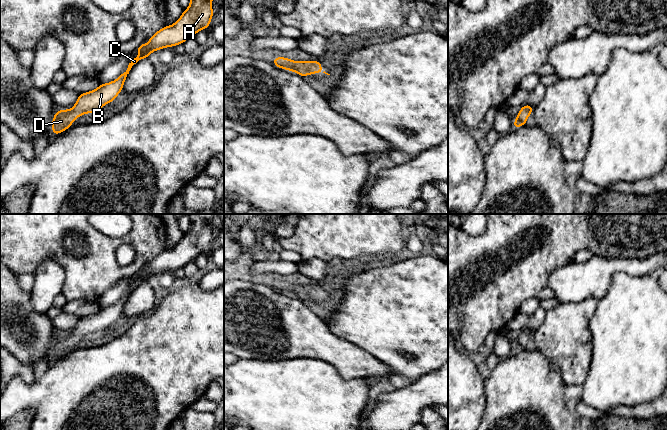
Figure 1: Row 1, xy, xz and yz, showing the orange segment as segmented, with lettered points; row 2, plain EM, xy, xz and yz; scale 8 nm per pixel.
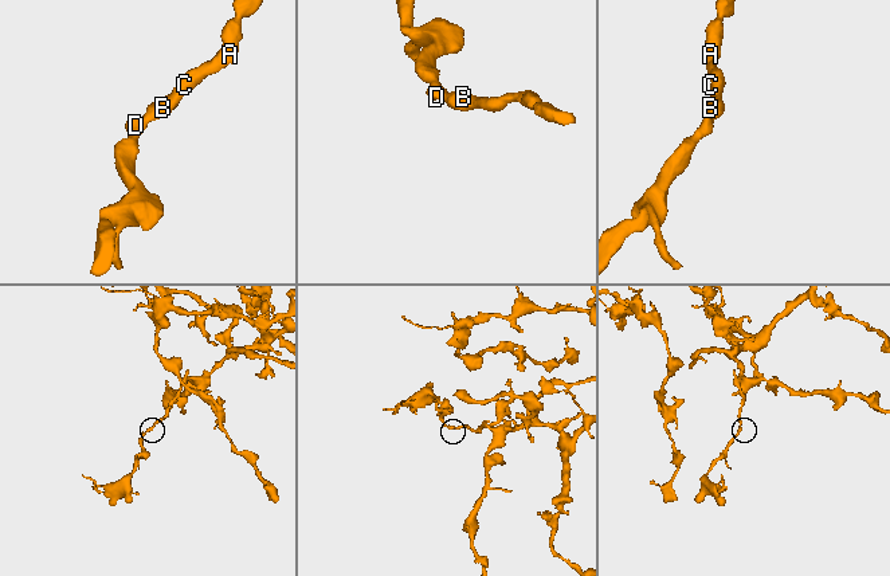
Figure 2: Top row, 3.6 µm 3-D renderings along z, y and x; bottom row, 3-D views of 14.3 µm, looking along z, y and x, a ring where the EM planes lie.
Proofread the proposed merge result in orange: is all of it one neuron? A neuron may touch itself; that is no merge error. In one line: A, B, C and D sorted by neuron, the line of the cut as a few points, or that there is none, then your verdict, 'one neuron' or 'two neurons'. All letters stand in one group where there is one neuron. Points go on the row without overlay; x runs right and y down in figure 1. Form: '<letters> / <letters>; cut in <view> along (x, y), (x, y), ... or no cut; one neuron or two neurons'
A B C D; no cut; one neuron

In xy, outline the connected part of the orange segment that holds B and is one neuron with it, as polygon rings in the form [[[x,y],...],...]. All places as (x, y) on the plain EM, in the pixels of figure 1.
[[[188,214],[188,216],[190,218],[189,231],[184,234],[173,249],[165,250],[157,255],[147,264],[146,269],[143,266],[141,267],[136,273],[139,280],[130,285],[126,295],[112,306],[100,308],[98,312],[80,318],[71,333],[60,333],[55,337],[52,344],[53,359],[62,357],[71,351],[79,340],[87,337],[97,337],[104,329],[114,325],[122,315],[129,295],[141,283],[148,282],[156,274],[183,268],[200,254],[209,252],[214,238],[212,234],[214,214]]]

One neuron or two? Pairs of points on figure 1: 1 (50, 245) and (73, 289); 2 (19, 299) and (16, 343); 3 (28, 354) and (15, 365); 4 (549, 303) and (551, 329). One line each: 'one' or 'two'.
1: one
2: one
3: two
4: two

